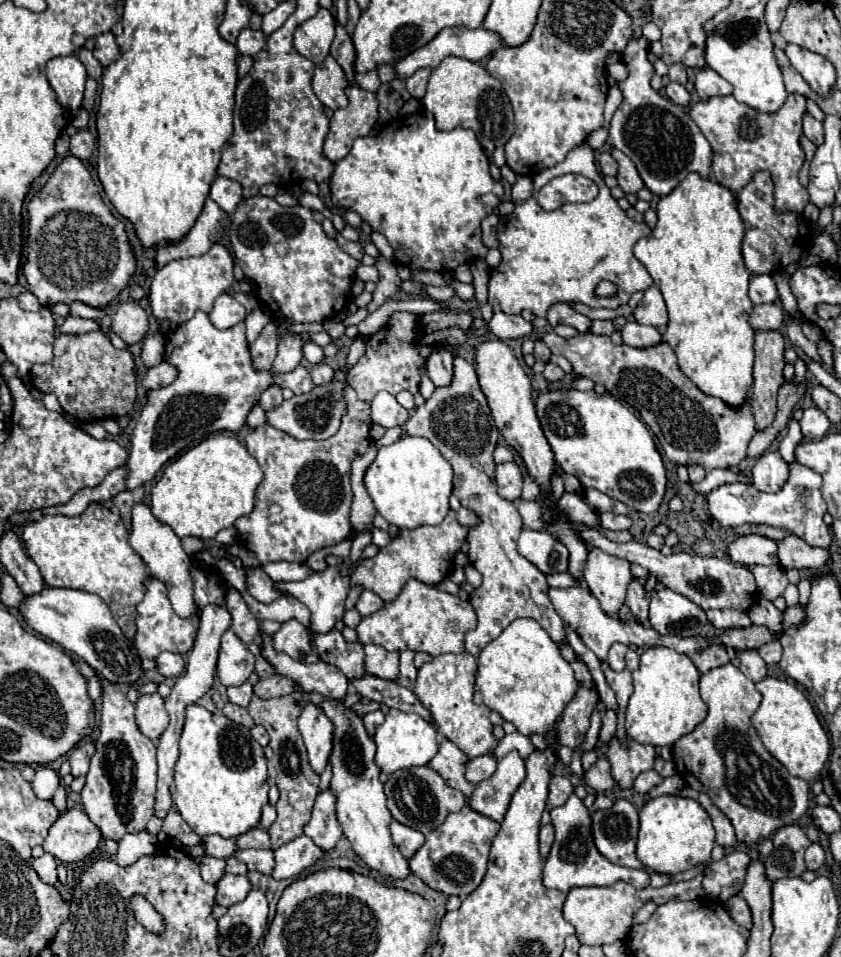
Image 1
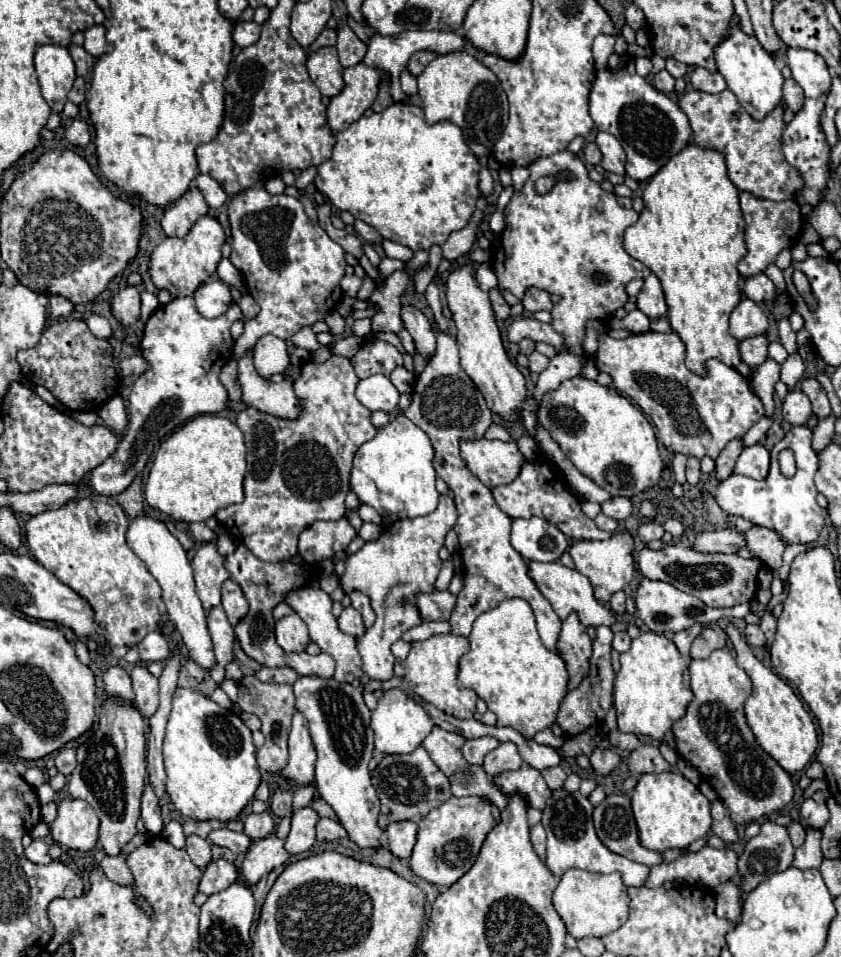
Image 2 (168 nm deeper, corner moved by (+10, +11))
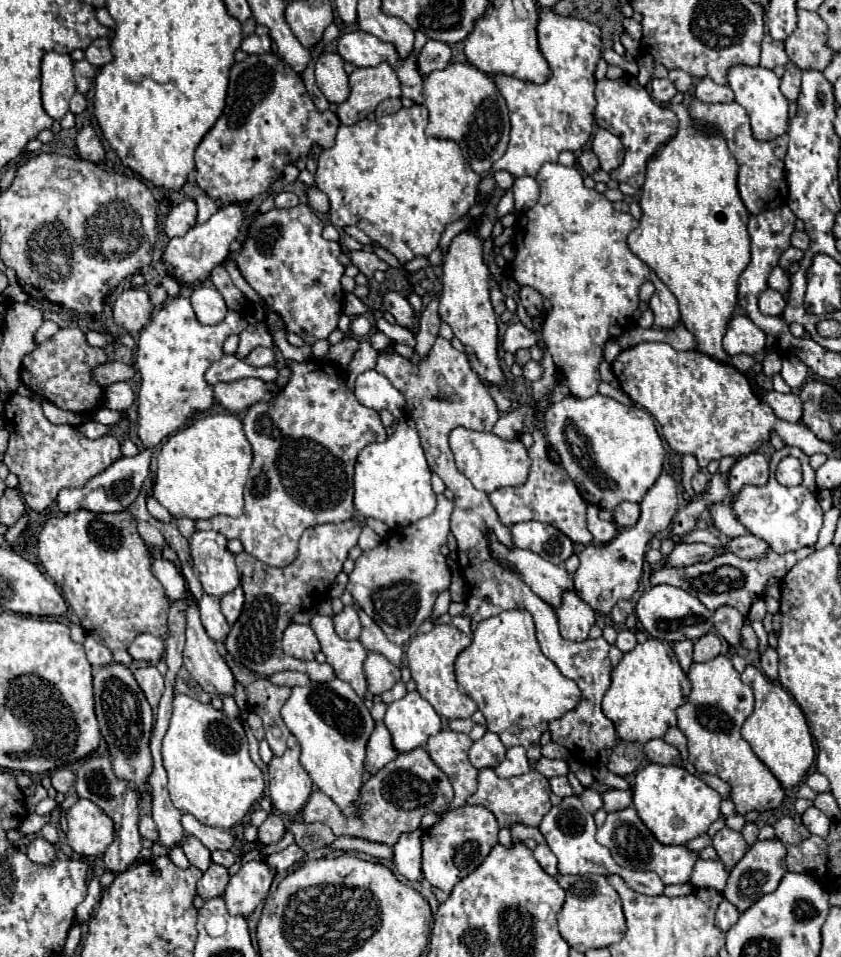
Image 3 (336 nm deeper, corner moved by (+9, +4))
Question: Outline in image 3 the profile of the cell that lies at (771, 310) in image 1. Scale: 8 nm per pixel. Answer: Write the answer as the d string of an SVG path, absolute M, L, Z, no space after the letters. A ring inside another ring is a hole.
M736 315L730 319L726 335L724 335L724 349L728 355L748 353L754 355L764 349L766 333L756 327L746 315Z

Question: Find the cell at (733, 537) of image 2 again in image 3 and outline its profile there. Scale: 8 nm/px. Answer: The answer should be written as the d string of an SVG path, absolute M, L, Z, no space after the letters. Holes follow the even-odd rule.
M676 543L674 551L668 555L666 563L672 567L686 567L716 557L716 549L706 543Z

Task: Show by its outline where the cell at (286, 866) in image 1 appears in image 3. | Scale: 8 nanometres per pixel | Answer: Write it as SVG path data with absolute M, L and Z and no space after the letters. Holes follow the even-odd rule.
M266 861L244 863L240 871L232 875L224 891L228 913L248 917L256 909L256 905L266 897L272 879L274 869Z

